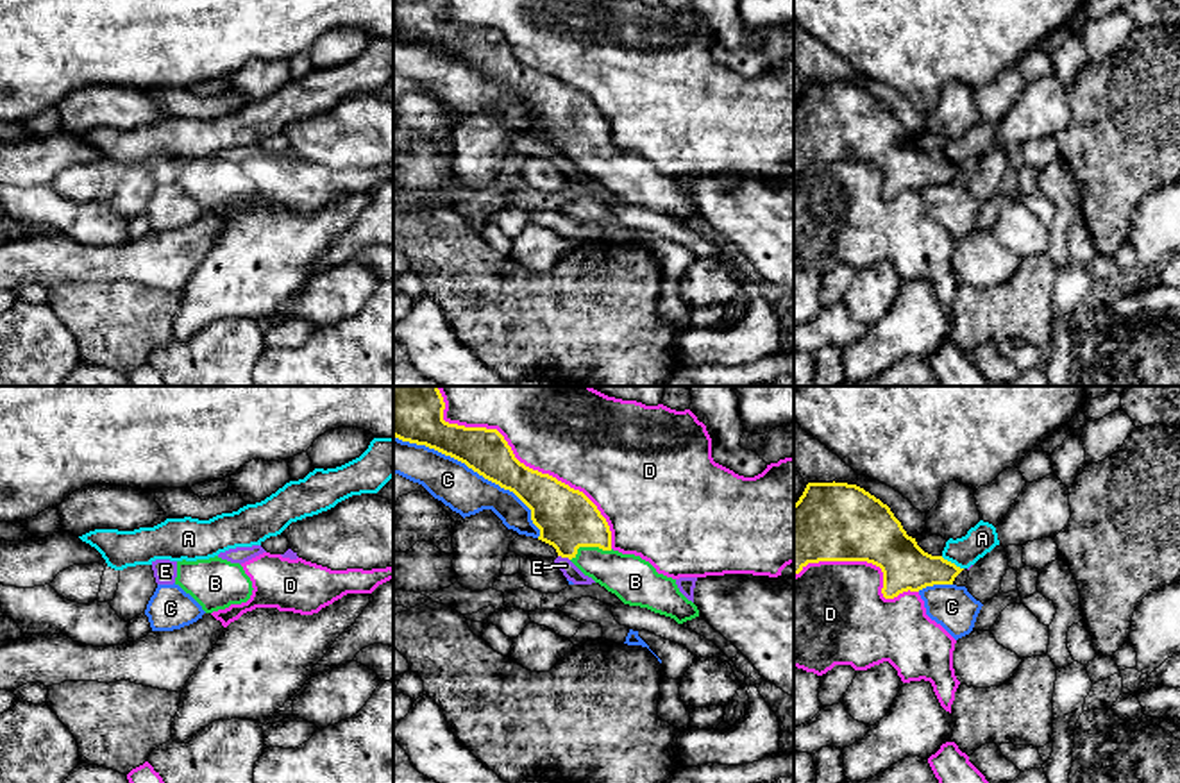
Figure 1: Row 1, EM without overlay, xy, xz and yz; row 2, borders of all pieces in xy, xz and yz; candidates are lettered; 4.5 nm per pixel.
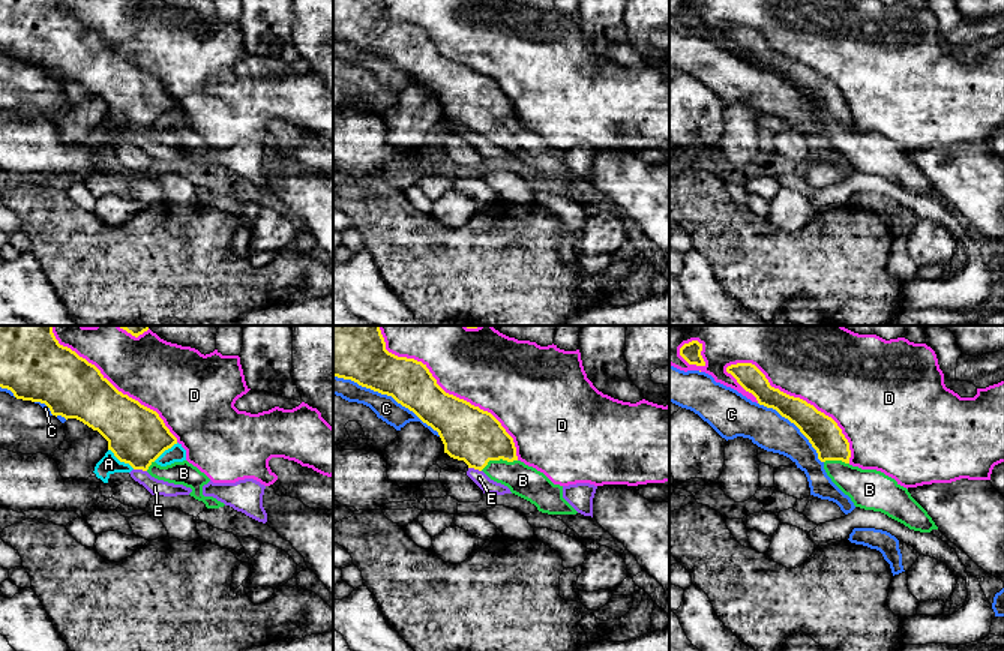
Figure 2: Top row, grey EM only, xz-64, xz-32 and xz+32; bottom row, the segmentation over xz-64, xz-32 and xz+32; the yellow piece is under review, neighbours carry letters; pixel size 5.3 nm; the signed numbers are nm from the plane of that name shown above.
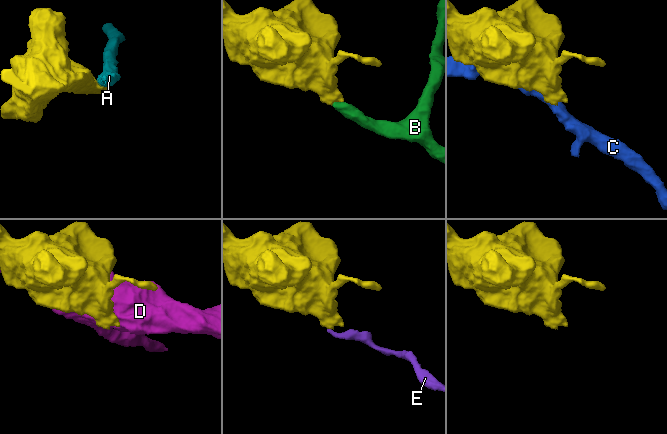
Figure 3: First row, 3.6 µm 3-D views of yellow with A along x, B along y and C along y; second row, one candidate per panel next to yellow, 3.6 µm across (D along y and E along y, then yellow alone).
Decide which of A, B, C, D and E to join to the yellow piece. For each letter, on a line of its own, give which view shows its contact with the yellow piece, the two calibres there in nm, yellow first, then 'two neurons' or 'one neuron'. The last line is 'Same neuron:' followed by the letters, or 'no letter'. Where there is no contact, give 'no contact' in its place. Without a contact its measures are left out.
A: yz | 220/140 nm | two neurons
B: xz | 280/200 nm | one neuron
C: xz | 200/200 nm | two neurons
D: xz | 240/380 nm | two neurons
E: xz | 280/70 nm | two neurons
Same neuron: B

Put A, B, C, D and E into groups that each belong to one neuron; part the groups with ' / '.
A / B / C / D / E

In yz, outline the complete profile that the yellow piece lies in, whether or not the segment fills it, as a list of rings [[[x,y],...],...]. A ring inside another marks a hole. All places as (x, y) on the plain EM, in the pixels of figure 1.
[[[808,82],[794,104],[794,175],[808,163],[867,161],[881,168],[885,198],[953,184],[964,170],[924,152],[890,107],[856,84]]]

